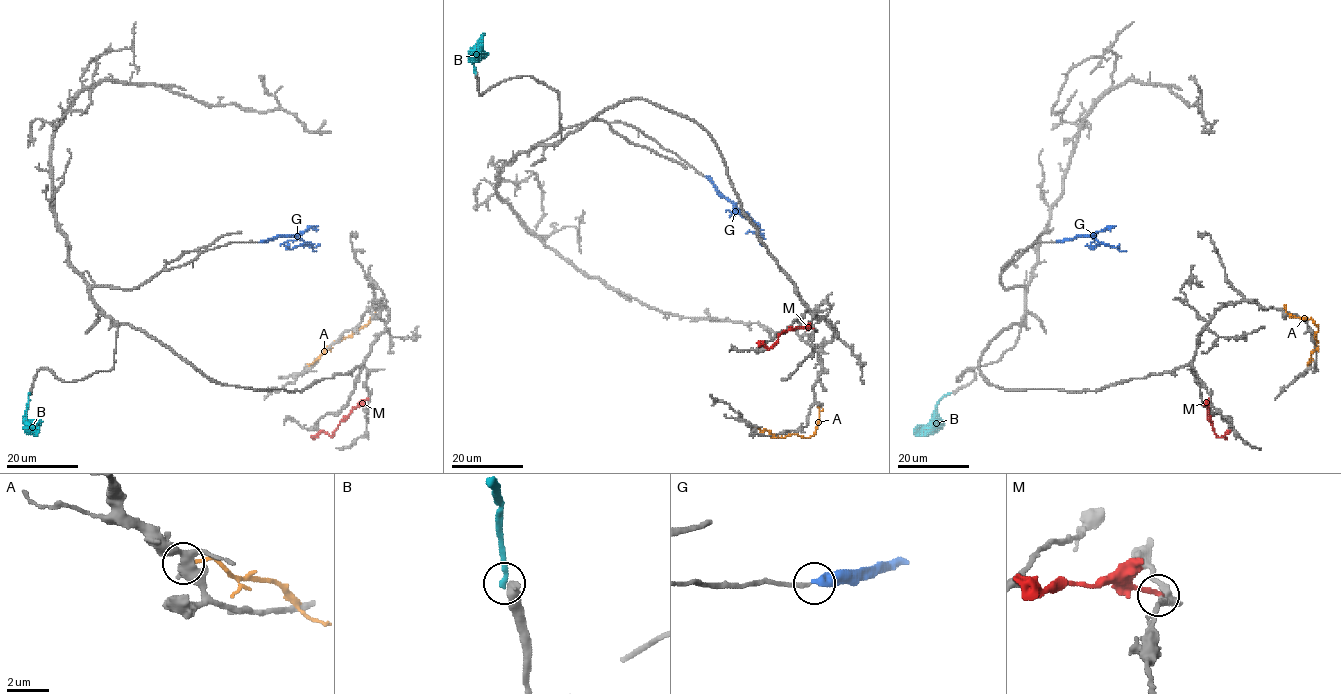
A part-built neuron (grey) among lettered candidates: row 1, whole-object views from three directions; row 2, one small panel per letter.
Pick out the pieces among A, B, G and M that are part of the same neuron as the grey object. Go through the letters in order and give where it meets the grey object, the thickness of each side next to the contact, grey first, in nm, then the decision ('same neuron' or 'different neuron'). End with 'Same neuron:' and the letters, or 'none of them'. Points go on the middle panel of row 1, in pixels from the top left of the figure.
A: contact (752, 427); calibres 500 and 180 nm; different neuron
B: contact (474, 72); calibres 460 and 240 nm; different neuron
G: contact (705, 176); calibres 180 and 400 nm; different neuron
M: contact (813, 329); calibres 200 and 240 nm; different neuron
Same neuron: none of them

